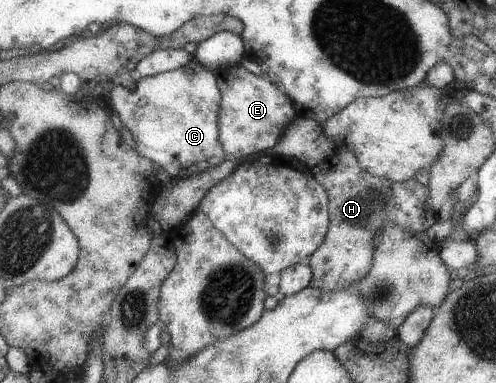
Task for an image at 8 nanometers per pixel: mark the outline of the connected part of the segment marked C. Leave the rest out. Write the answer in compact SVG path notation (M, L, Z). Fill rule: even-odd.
M194 59L178 69L139 77L134 89L114 85L109 108L133 137L139 155L160 166L170 177L191 177L225 159L218 141L218 106L221 89L215 72Z

